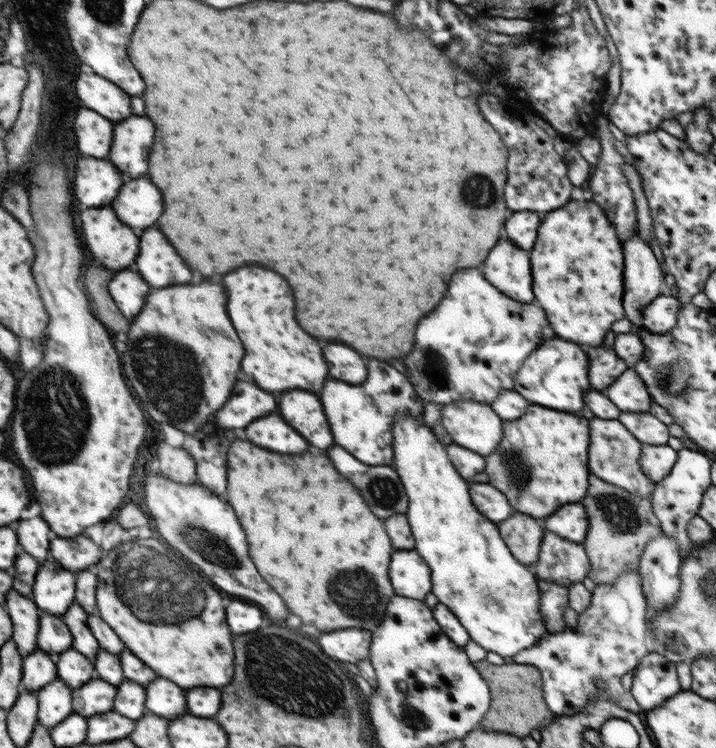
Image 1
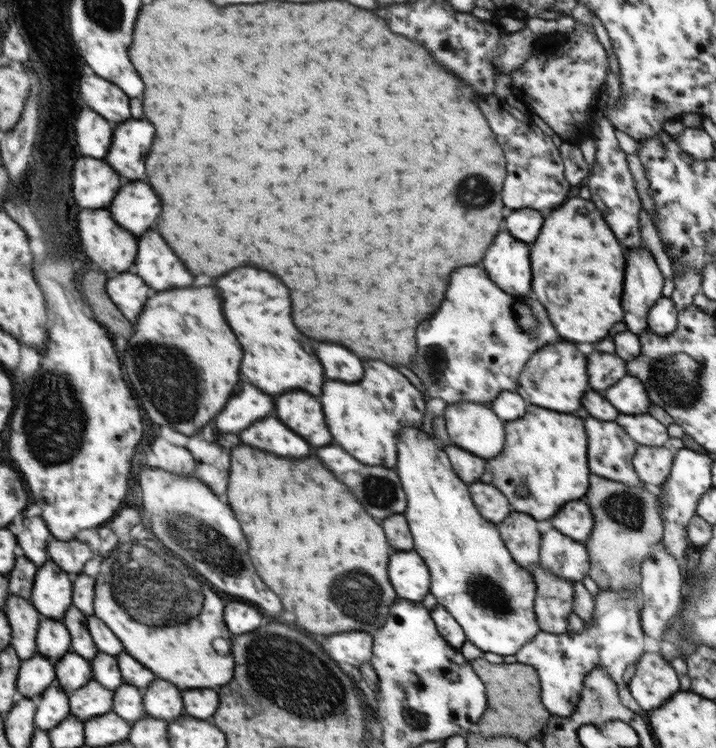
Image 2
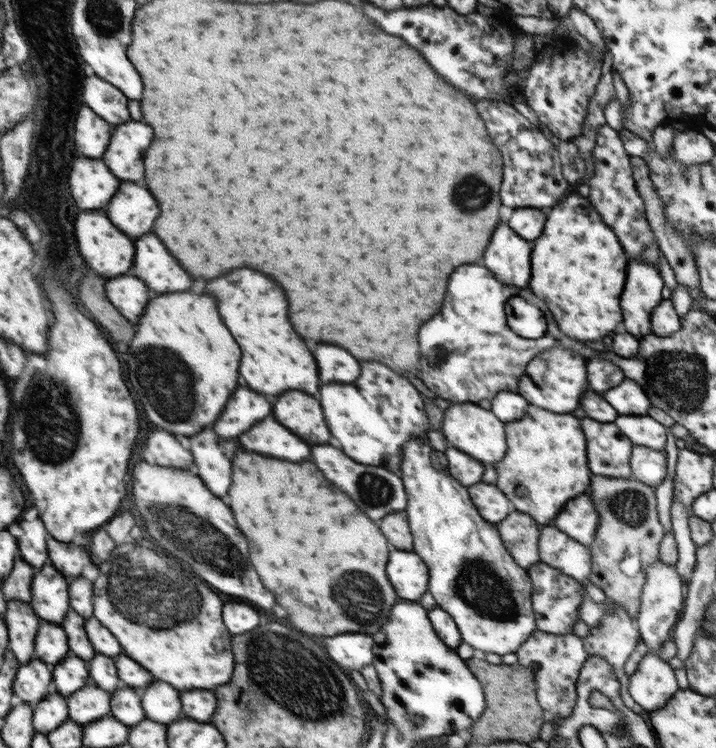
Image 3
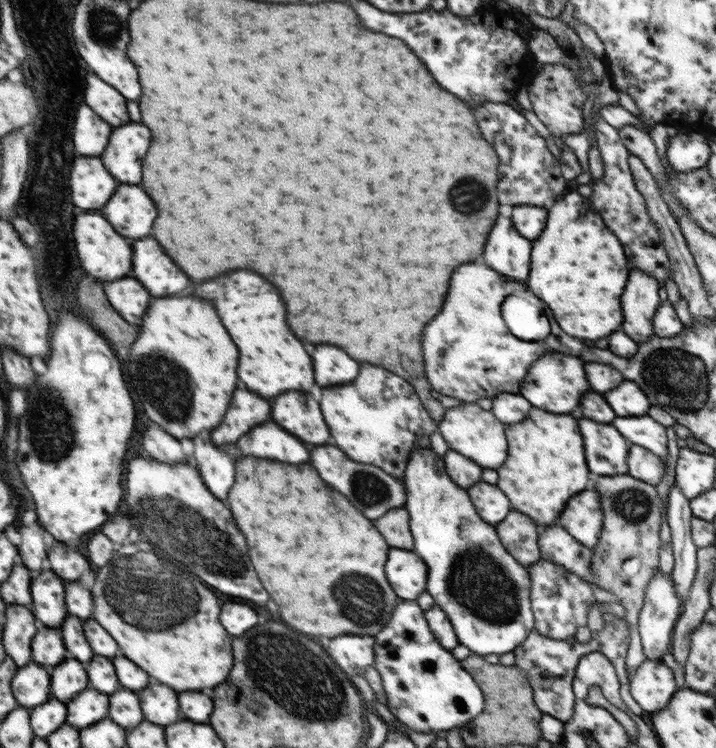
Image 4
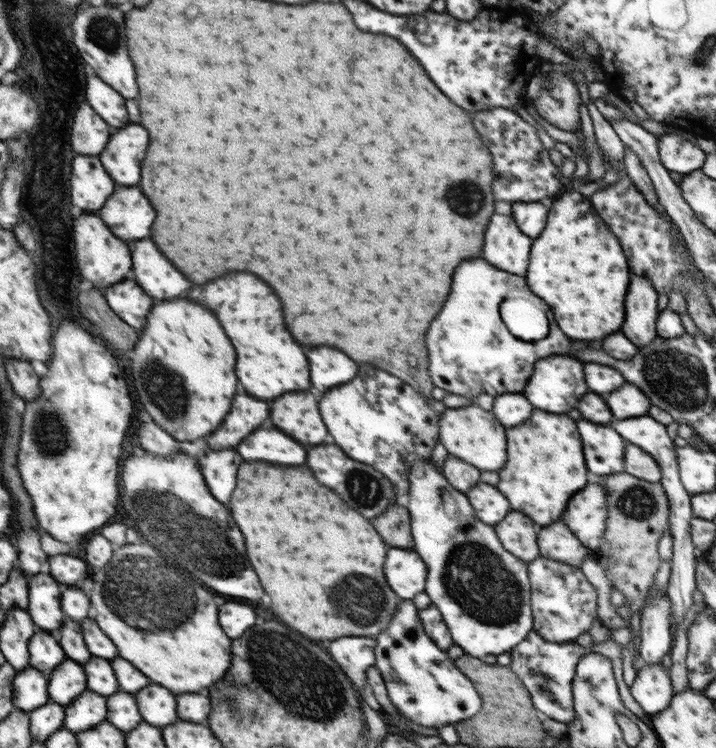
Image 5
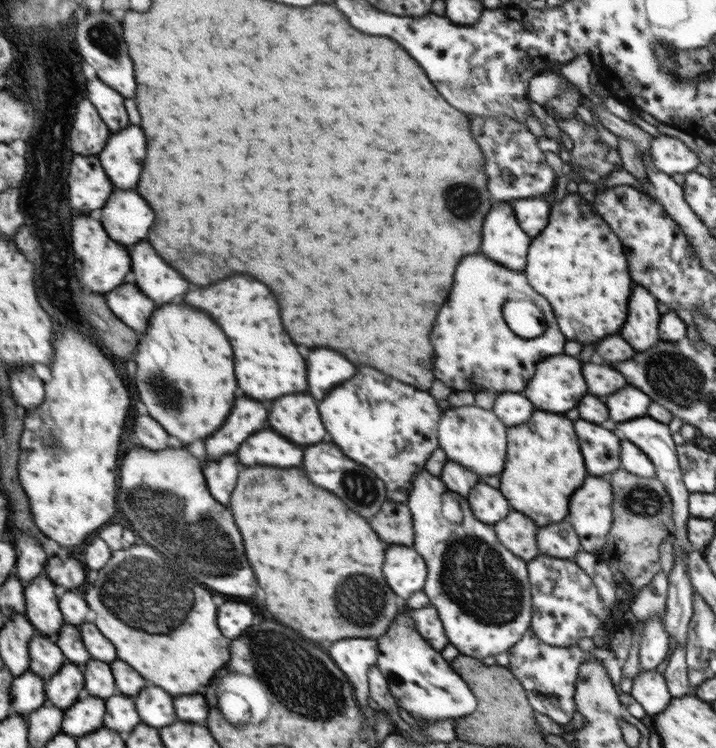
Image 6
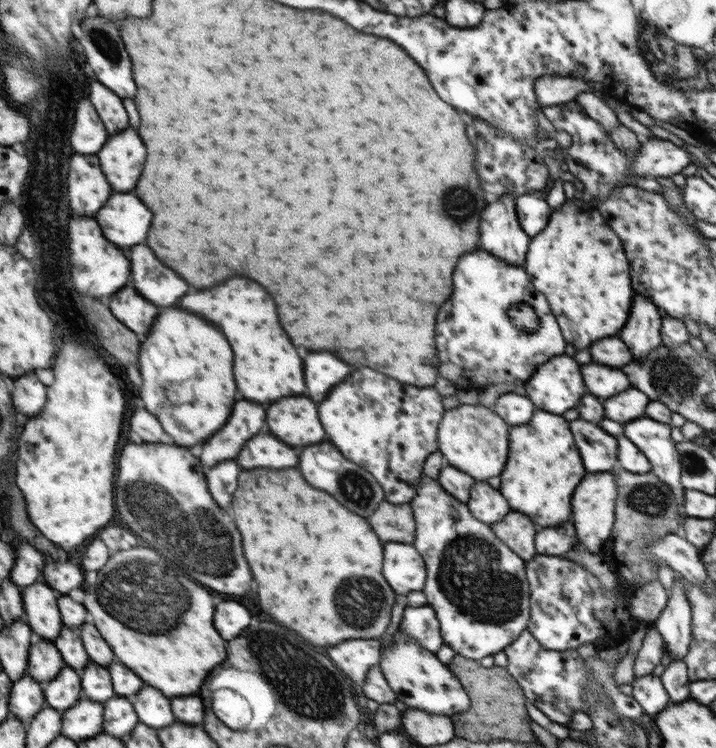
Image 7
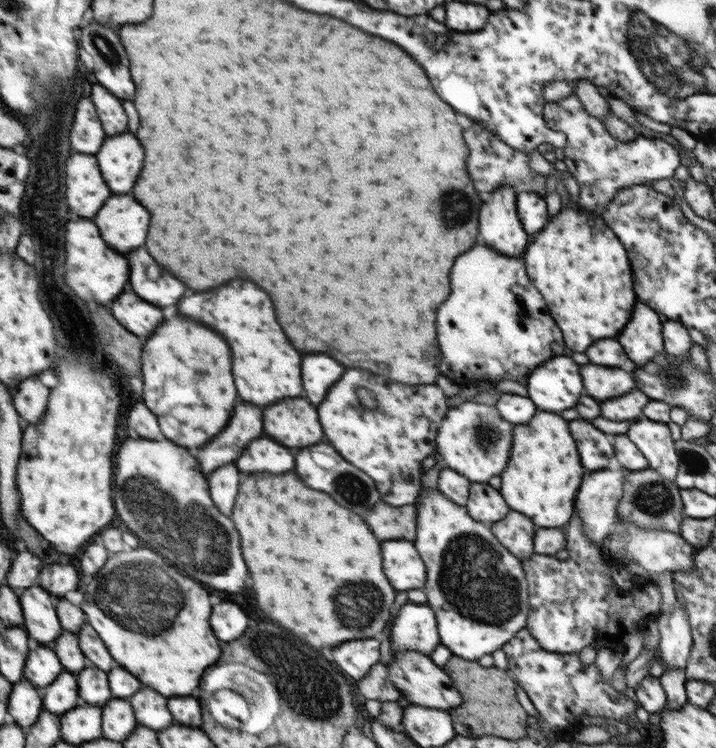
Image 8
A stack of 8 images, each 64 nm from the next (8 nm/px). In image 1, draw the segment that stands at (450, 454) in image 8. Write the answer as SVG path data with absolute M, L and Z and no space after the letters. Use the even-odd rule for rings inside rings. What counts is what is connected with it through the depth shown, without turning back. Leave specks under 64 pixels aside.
M474 400L443 405L439 423L454 443L486 457L498 448L504 432L500 416L490 404Z

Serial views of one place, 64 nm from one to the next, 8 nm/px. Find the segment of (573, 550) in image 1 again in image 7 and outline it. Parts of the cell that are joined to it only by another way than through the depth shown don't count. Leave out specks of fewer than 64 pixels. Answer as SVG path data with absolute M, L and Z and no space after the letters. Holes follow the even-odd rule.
M571 520L558 526L543 527L536 537L536 546L541 555L560 556L575 548L576 532Z

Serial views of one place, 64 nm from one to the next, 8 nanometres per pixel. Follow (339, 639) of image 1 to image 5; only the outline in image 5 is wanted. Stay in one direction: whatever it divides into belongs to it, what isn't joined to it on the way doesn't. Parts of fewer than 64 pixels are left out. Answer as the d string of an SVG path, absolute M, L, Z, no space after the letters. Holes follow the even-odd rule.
M344 638L334 640L328 646L328 652L340 660L340 668L352 676L352 682L360 688L362 694L364 686L367 685L367 673L378 663L375 656L376 640L374 638Z

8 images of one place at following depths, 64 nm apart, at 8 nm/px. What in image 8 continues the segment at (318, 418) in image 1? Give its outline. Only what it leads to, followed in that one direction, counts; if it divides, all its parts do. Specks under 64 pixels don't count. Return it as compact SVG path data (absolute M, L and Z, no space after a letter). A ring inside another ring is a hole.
M304 398L282 400L280 404L274 404L274 406L266 408L264 410L264 428L268 428L268 436L272 440L280 440L280 444L284 442L284 446L288 446L288 448L304 448L304 446L320 442L320 438L322 438L318 412Z

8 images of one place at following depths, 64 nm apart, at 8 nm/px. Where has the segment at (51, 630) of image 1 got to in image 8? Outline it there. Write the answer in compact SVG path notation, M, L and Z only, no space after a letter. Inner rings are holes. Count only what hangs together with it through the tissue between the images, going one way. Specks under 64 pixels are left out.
M31 638L31 655L28 657L26 678L46 694L48 689L67 670L54 645L42 644Z

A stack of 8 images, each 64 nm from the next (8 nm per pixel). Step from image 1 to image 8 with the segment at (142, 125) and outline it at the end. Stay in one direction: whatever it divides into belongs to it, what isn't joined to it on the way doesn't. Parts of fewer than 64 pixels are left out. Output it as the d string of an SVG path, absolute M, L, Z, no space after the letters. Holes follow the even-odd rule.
M134 134L108 138L100 156L104 176L116 194L130 194L144 170L144 144Z

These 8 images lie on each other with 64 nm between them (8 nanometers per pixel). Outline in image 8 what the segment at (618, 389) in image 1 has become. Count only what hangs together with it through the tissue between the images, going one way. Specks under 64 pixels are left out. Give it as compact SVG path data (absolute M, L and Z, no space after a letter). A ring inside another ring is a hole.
M640 390L632 392L632 396L620 396L616 400L608 400L600 404L602 418L612 420L612 422L624 422L632 420L636 416L643 414L642 408L648 404L648 396Z

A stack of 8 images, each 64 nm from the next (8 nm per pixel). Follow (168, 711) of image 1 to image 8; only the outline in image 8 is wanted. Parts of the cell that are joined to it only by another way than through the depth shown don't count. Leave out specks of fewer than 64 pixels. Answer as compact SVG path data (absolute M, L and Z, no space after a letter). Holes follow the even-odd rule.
M142 688L134 698L132 704L136 708L140 724L152 730L162 730L172 724L172 716L166 708L166 698L150 688Z

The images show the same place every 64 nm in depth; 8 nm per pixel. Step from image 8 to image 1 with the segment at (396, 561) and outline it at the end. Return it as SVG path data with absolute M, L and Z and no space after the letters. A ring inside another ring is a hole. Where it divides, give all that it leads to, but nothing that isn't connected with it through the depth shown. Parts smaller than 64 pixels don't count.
M415 548L392 556L391 578L398 596L424 601L430 594L434 585L430 582L431 567L426 562Z

